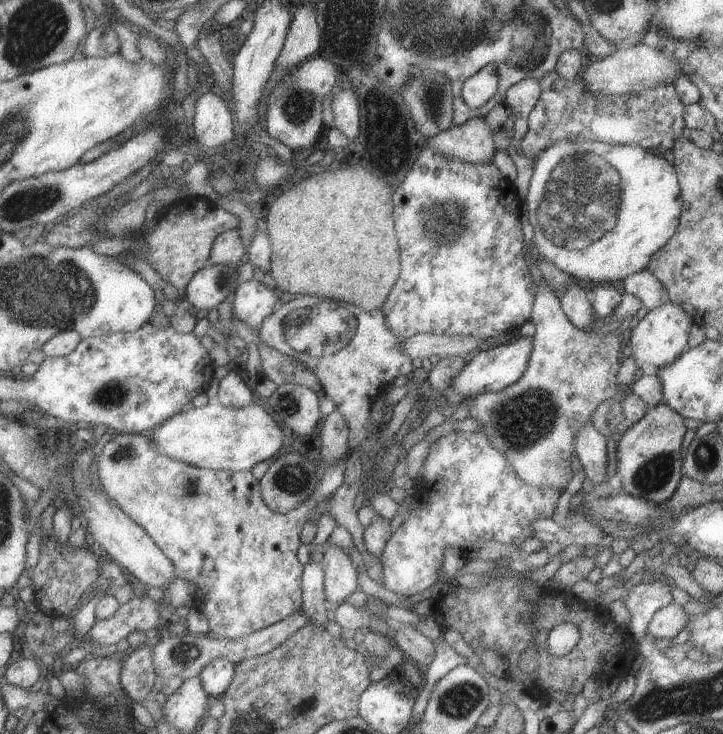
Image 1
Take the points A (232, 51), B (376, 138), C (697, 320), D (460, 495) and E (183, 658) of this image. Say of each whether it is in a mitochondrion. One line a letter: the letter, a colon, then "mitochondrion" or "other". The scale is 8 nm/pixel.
A: other
B: other
C: other
D: other
E: mitochondrion

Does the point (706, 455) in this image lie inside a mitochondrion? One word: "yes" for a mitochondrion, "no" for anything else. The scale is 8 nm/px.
yes

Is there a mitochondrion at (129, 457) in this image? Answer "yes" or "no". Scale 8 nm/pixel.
yes

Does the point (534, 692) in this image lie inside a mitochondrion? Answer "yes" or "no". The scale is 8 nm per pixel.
no

